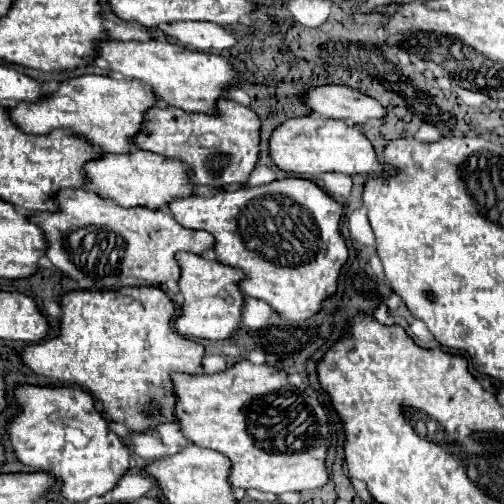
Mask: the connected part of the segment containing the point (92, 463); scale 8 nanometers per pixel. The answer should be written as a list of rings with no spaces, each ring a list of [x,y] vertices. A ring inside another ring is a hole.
[[[24,384],[18,386],[14,402],[18,404],[18,414],[8,424],[14,454],[26,466],[54,476],[70,502],[86,502],[92,496],[112,492],[116,482],[130,468],[128,448],[110,430],[88,392],[78,388],[40,388]]]

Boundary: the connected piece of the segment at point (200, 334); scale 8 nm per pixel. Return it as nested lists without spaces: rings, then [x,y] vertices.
[[[180,252],[176,254],[182,276],[180,276],[180,292],[184,296],[182,314],[176,318],[176,330],[186,338],[200,338],[200,340],[226,340],[238,328],[242,320],[242,306],[244,296],[238,288],[242,282],[242,272],[238,268],[230,268],[216,260],[206,260],[196,254]]]

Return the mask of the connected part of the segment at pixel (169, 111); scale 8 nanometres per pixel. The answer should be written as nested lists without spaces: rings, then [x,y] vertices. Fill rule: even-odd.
[[[218,100],[218,116],[208,114],[188,114],[178,108],[152,108],[146,112],[144,128],[150,134],[142,132],[136,138],[136,146],[142,150],[150,150],[154,154],[178,158],[188,164],[192,170],[194,184],[210,184],[216,188],[224,188],[230,184],[244,186],[250,178],[250,172],[256,166],[260,152],[260,118],[252,108],[244,108],[234,100]],[[212,142],[214,146],[206,144]]]

